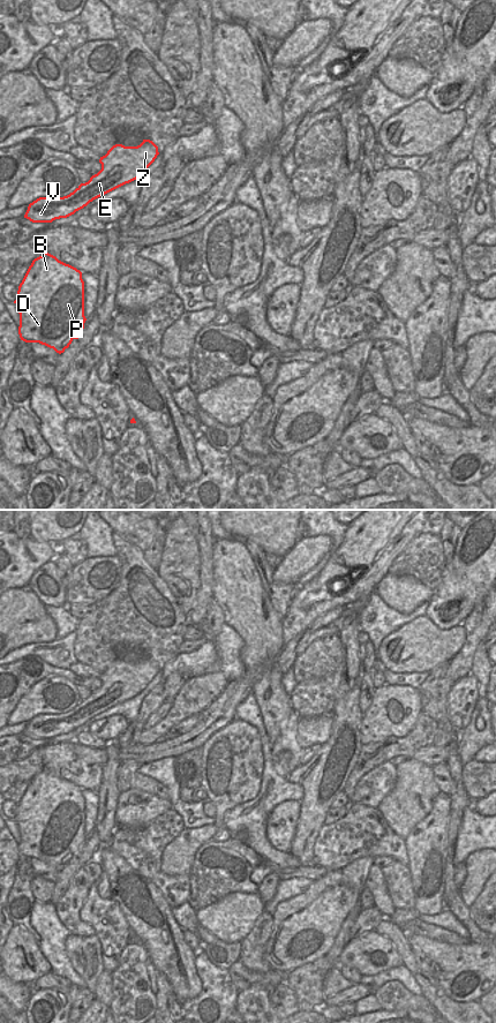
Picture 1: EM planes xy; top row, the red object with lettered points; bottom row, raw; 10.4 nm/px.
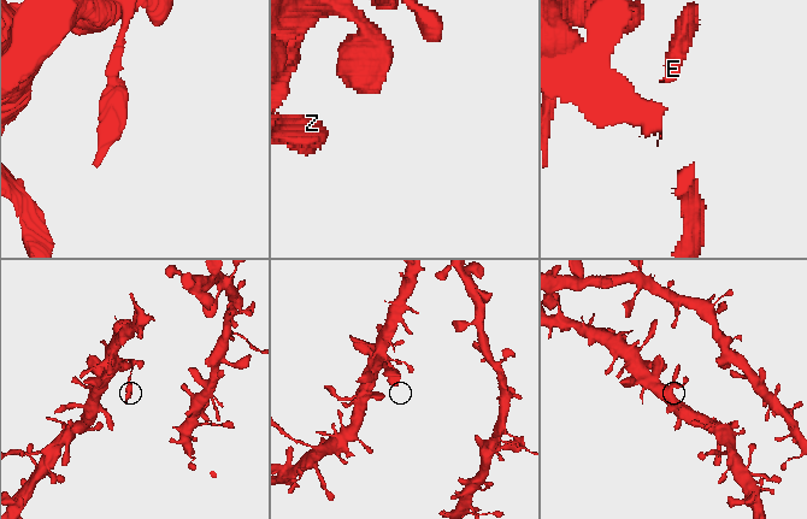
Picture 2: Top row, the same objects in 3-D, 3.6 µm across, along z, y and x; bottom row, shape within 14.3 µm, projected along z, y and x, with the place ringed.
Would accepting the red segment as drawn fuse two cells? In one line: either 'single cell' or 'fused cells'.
single cell

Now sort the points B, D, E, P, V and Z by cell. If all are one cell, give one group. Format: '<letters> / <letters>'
B D E P V Z

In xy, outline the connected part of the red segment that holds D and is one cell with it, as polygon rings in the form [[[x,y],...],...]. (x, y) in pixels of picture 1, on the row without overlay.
[[[46,768],[32,777],[14,820],[20,830],[18,851],[25,859],[39,859],[61,871],[82,851],[87,837],[82,789]]]

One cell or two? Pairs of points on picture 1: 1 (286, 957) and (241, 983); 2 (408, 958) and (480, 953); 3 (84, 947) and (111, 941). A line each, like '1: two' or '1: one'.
1: two
2: two
3: two

